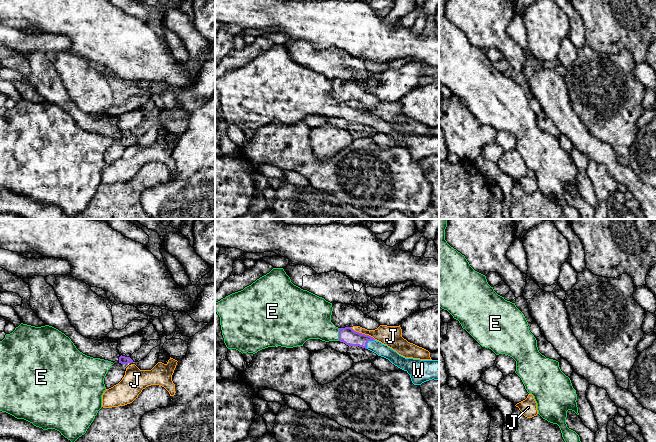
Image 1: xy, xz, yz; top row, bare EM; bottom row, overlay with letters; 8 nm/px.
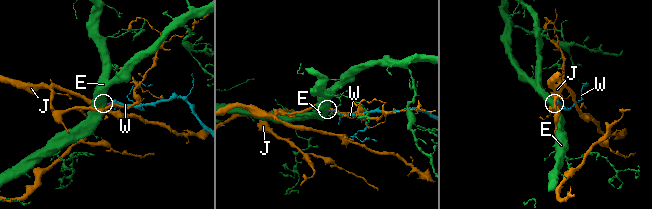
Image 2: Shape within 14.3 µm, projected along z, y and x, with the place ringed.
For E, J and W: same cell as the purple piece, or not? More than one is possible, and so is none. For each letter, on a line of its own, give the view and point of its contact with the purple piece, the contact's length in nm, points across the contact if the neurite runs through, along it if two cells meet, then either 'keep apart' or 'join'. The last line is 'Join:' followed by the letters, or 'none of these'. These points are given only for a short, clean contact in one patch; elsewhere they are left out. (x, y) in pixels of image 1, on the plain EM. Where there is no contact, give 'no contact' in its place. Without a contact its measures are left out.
E: meets purple in xz at (339, 110); contact 100 nm long; runs through xz (347, 111), (339, 110), (326, 107), (312, 95); join
J: meets purple in xz at (363, 110); contact 220 nm long; border along xz (350, 103), (375, 115); keep apart
W: meets purple in xz at (367, 118); contact 100 nm long; runs through xz (347, 111), (351, 114), (367, 118), (375, 122); join
Join: E, W

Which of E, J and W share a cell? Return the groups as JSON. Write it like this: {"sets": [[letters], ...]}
{"sets": [["E", "W"], ["J"]]}

